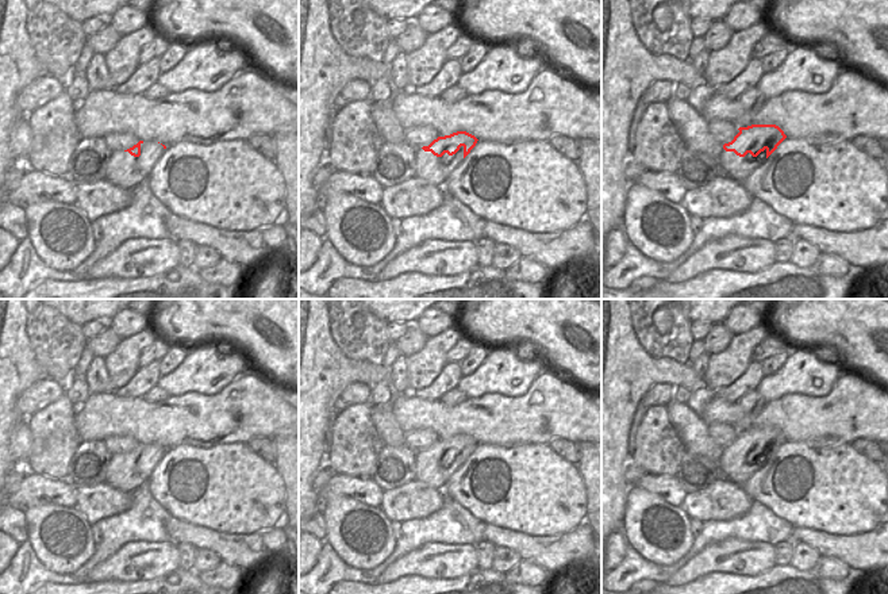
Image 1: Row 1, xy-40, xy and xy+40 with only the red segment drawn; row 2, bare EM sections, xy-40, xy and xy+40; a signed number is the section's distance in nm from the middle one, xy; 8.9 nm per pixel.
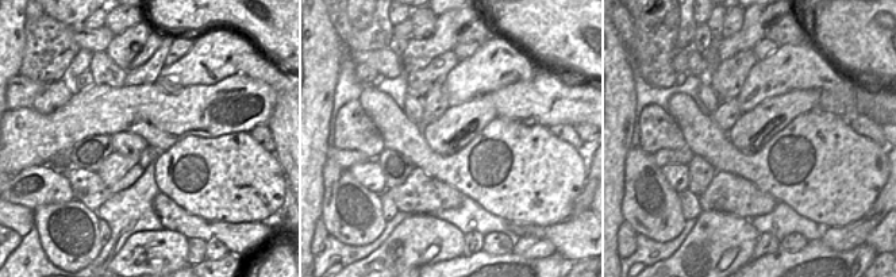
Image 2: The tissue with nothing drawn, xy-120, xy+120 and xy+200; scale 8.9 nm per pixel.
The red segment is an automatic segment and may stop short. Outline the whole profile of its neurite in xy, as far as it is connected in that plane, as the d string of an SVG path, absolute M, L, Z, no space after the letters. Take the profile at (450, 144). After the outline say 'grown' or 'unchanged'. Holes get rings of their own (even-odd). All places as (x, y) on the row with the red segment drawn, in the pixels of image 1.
M466 131L438 137L428 146L416 149L415 176L443 185L453 169L476 146L477 138Z | grown

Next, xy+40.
M751 124L739 127L739 133L723 145L719 169L737 181L751 175L787 138L776 124Z | grown

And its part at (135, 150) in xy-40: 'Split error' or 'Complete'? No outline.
Split error.

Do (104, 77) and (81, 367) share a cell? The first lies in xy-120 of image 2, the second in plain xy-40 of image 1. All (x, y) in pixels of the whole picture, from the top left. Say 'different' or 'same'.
different

